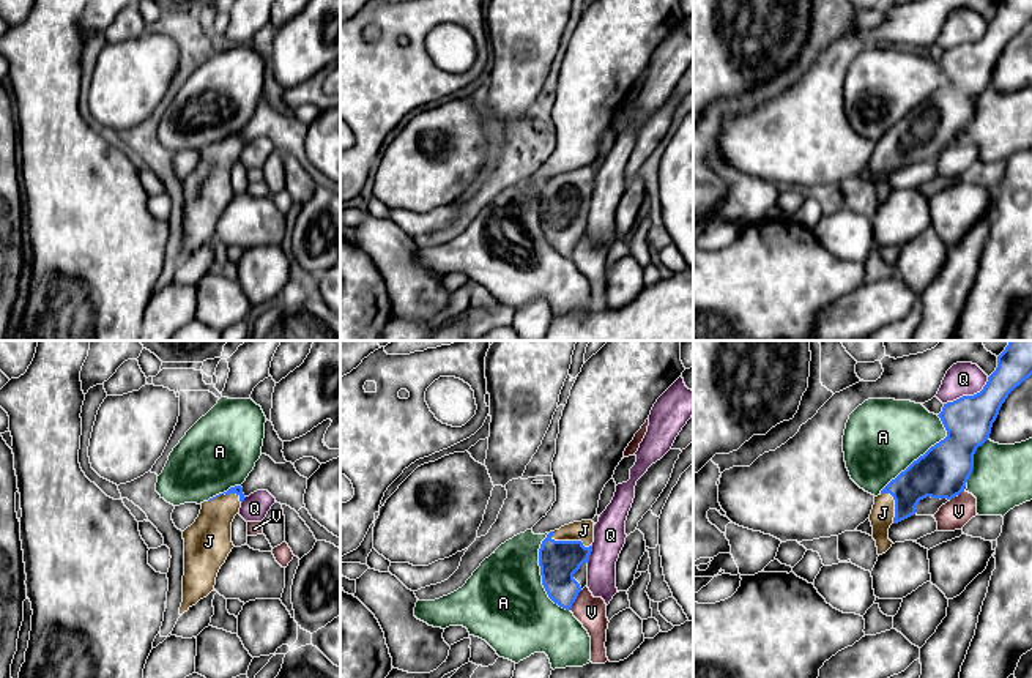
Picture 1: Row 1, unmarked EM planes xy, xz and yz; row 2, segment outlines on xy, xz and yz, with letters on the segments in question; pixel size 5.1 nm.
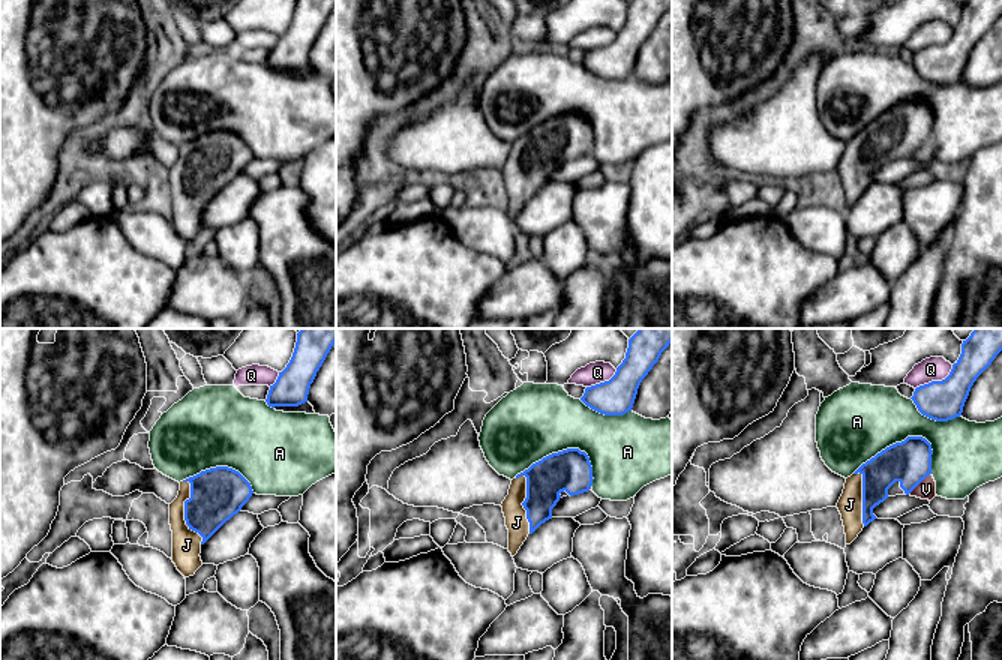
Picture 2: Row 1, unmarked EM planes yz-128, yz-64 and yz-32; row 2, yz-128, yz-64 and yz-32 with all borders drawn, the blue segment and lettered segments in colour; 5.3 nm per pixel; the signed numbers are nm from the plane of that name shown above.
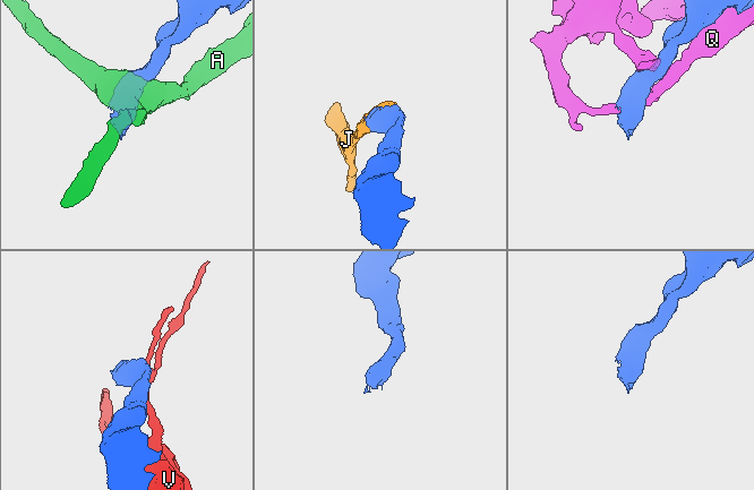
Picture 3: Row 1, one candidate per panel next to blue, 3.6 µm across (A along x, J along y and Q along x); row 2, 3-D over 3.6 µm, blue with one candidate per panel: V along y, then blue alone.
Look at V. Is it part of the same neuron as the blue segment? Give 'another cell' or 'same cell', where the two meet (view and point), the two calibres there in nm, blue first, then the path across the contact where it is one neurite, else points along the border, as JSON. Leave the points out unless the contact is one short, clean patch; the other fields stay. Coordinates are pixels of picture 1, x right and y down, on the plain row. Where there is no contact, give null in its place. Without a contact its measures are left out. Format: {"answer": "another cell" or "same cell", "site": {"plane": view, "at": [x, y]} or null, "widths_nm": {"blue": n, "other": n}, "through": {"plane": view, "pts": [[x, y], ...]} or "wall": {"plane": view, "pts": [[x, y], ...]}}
{"answer": "another cell", "site": {"plane": "xz", "at": [575, 245]}, "widths_nm": {"blue": 200, "other": 160}, "wall": {"plane": "xz", "pts": [[582, 237], [569, 256]]}}

